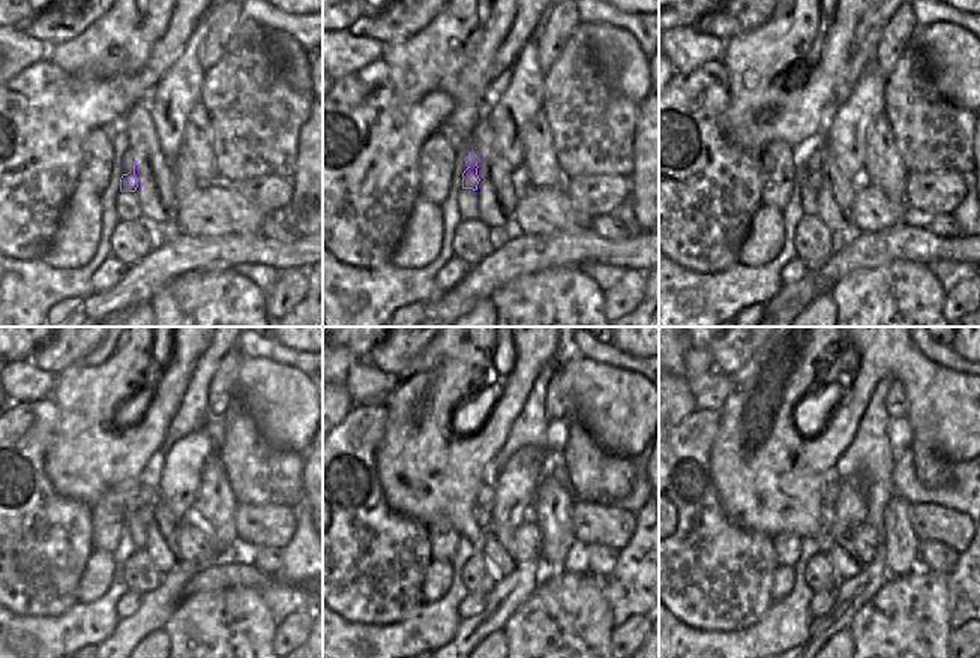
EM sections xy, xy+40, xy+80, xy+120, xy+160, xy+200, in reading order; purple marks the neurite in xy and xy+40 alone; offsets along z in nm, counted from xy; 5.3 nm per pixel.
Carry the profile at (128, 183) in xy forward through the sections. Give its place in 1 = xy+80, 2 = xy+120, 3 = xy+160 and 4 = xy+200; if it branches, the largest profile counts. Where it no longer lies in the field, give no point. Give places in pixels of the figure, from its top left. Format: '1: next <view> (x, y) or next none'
1: next xy+80 (812, 179)
2: next xy+120 (144, 514)
3: next xy+160 (483, 514)
4: next xy+200 (827, 511)

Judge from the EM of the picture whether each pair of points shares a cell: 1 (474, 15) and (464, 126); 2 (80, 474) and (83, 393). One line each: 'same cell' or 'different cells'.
1: same cell
2: same cell

